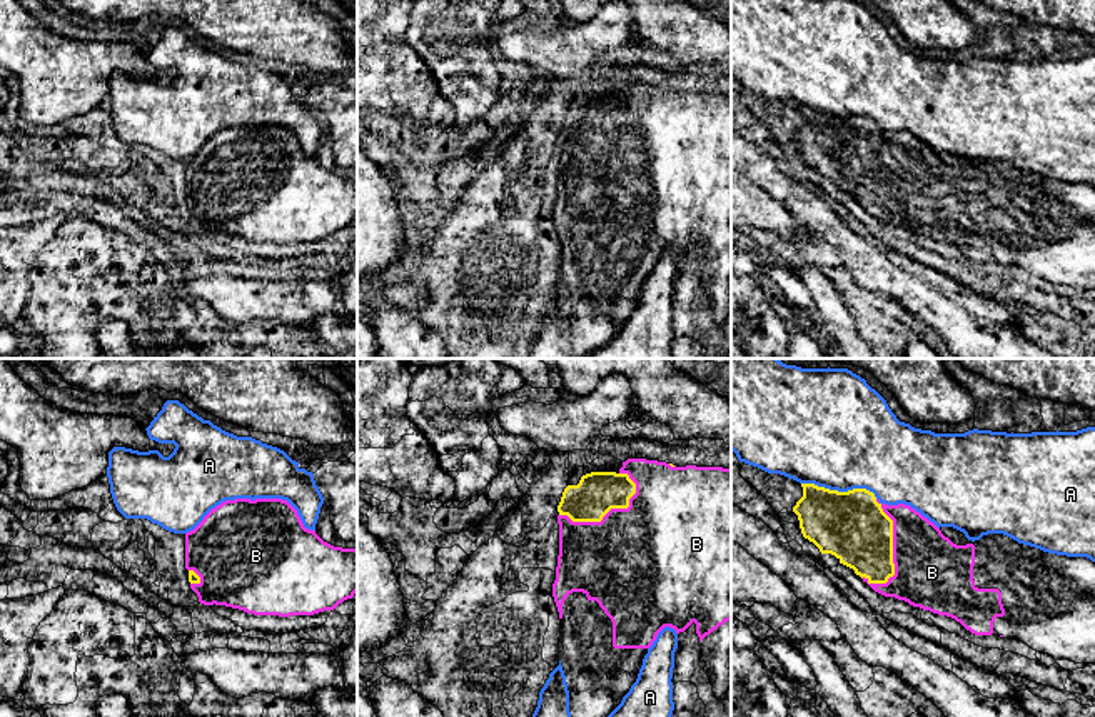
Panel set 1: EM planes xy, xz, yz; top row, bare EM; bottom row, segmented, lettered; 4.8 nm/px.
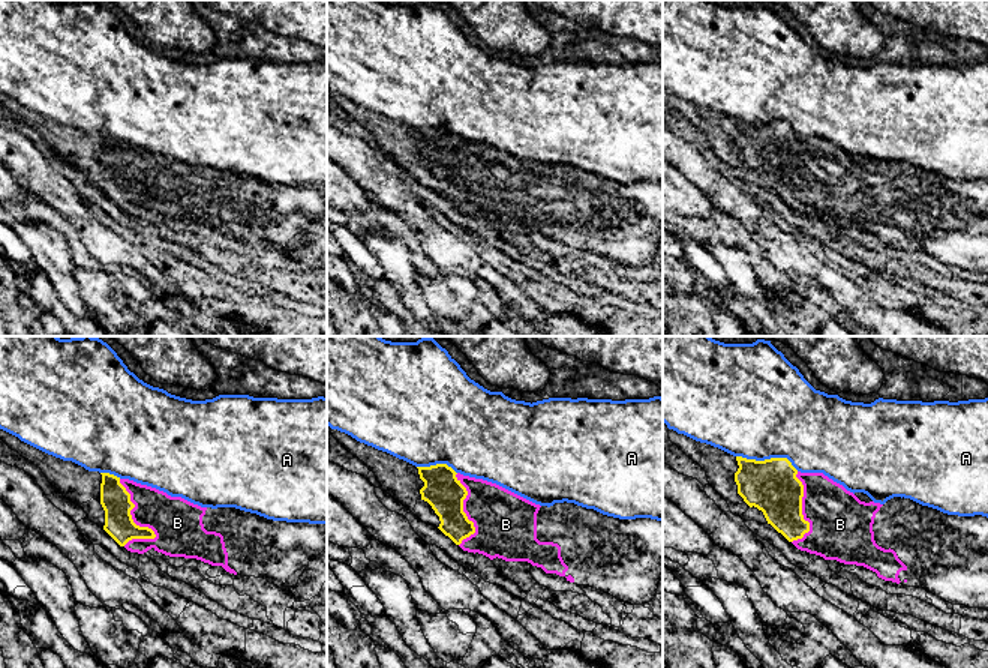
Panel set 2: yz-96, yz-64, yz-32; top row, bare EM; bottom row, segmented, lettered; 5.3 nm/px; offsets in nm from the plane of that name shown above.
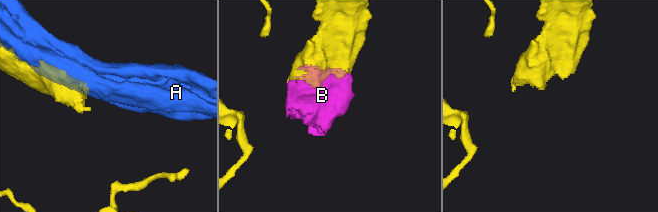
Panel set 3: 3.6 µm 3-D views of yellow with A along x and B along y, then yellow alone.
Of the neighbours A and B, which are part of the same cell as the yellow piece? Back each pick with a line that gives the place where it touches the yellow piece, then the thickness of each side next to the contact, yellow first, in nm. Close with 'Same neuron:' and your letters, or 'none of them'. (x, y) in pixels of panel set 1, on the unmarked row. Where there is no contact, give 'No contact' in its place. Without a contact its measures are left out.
B: Touches yellow at yz (892, 169). Thickness 340 nm (yellow) against 360 nm
Same neuron: B

